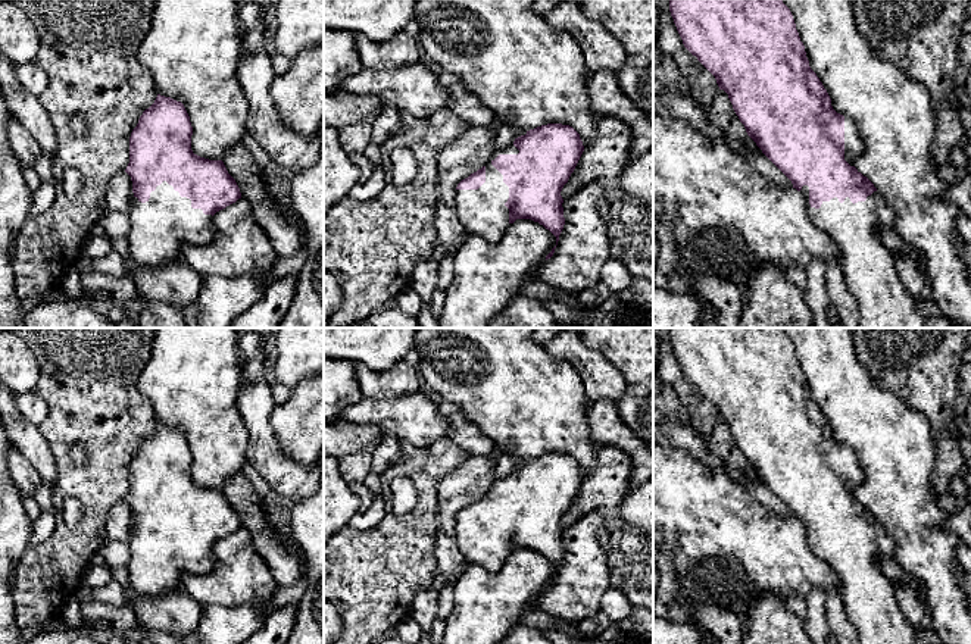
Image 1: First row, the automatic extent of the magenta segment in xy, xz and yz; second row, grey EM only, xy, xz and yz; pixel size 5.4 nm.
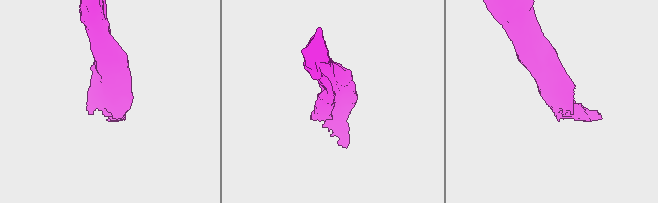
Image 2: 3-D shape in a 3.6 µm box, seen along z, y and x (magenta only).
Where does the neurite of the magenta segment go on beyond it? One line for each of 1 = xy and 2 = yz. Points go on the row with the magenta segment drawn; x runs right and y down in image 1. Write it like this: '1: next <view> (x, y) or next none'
1: next xy (159, 228)
2: next yz (868, 266)

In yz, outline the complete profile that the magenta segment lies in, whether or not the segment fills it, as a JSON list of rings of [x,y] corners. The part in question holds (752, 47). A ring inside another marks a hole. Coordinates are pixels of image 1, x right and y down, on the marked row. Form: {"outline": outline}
{"outline": [[[669,0],[669,12],[684,47],[728,94],[747,135],[800,193],[811,222],[837,246],[840,271],[858,304],[859,328],[952,328],[950,319],[942,313],[933,318],[918,313],[918,301],[930,298],[928,293],[918,298],[906,293],[896,271],[897,256],[880,238],[883,229],[894,229],[896,210],[855,168],[855,157],[864,153],[856,126],[833,109],[827,90],[809,66],[793,15],[783,0]]]}

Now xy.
{"outline": [[[157,94],[154,103],[143,112],[143,115],[138,119],[137,126],[132,129],[131,137],[129,137],[129,163],[125,169],[125,172],[131,176],[132,181],[132,193],[134,197],[129,201],[128,206],[128,216],[131,222],[131,229],[128,234],[128,243],[129,243],[129,256],[131,262],[134,262],[138,266],[144,268],[157,268],[163,265],[174,265],[175,259],[182,260],[182,246],[184,244],[193,244],[193,246],[206,246],[215,240],[216,235],[216,228],[212,222],[212,216],[225,209],[227,206],[235,203],[238,198],[241,198],[240,188],[235,182],[235,179],[228,173],[225,165],[222,160],[209,160],[204,157],[200,157],[193,153],[191,150],[191,135],[193,135],[193,126],[190,122],[190,116],[181,101],[177,101],[171,97],[165,97]]]}

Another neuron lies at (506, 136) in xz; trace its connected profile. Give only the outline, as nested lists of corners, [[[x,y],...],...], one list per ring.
[[[502,122],[499,128],[499,134],[496,138],[494,150],[506,149],[508,146],[513,144],[516,138],[516,128],[511,124]]]

